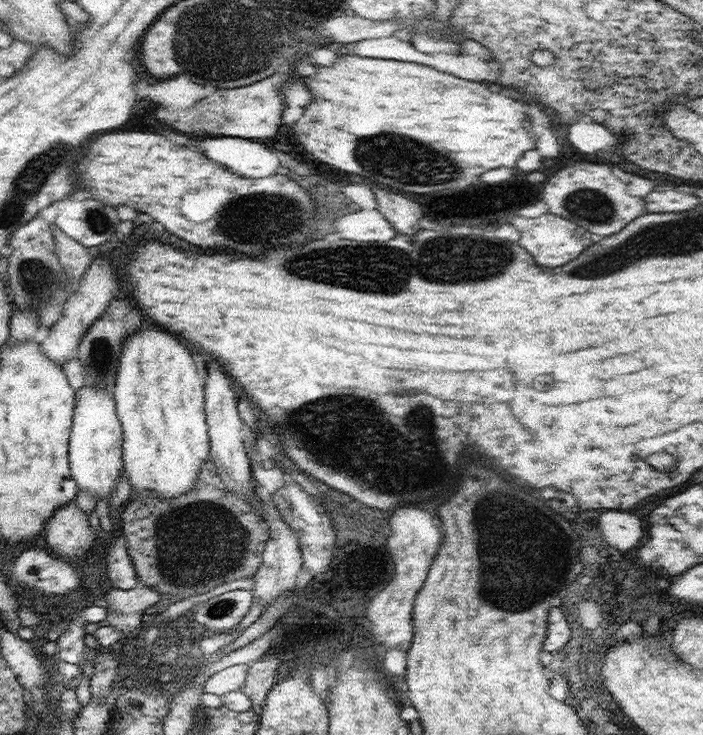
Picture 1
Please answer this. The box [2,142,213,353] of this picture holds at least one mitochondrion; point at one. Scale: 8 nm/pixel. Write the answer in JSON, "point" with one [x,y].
{"point":[39,283]}

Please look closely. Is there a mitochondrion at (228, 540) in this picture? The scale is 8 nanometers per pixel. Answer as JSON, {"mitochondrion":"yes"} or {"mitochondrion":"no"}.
{"mitochondrion":"yes"}

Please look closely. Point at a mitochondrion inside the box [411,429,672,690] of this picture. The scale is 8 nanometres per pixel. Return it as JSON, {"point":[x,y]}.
{"point":[501,601]}

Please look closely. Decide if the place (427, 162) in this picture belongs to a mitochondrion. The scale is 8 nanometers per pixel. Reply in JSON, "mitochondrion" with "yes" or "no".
{"mitochondrion":"yes"}

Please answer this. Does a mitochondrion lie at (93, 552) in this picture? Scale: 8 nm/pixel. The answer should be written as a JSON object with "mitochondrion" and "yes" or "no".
{"mitochondrion":"no"}

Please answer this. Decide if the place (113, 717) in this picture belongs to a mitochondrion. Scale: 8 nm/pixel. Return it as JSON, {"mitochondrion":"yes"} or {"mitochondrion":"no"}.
{"mitochondrion":"no"}

